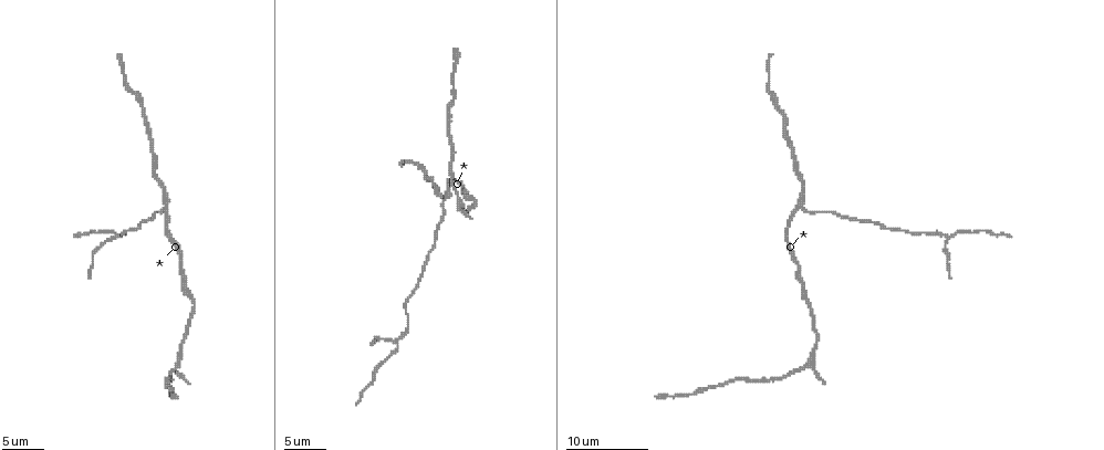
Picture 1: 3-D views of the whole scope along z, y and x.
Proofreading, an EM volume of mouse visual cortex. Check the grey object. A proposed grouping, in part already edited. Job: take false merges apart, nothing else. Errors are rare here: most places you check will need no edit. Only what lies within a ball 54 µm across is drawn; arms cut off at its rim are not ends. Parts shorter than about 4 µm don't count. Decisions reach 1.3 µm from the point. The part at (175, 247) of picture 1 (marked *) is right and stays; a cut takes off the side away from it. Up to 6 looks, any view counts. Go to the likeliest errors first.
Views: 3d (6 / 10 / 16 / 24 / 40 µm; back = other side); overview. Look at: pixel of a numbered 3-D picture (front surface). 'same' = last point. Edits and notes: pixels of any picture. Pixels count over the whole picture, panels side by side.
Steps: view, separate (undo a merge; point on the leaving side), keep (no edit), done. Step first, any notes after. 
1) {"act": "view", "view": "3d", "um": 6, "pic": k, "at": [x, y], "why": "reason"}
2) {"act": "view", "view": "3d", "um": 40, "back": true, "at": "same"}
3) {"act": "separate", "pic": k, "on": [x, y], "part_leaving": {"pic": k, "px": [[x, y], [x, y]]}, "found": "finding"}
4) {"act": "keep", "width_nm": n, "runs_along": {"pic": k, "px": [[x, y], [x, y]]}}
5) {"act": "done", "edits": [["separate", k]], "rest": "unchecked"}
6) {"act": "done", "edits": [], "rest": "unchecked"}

{"act": "view", "view": "3d", "um": 10, "pic": 1, "at": [450, 193], "why": "branch point"}

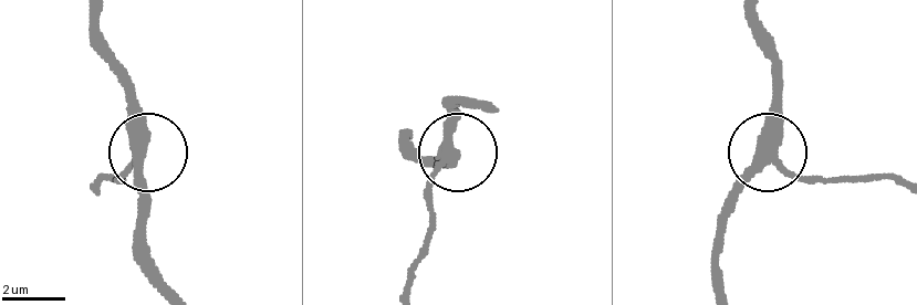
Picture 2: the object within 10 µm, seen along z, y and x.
{"act": "view", "view": "3d", "um": 6, "pic": 2, "at": [773, 150]}

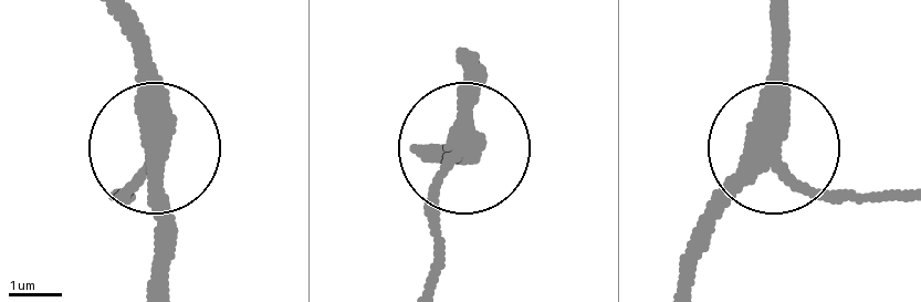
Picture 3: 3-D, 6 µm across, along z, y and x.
{"act": "keep", "runs_along": {"pic": 3, "px": [[683, 273], [697, 233], [772, 154], [776, 13]]}, "found": "all the same neuron"}

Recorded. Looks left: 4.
{"act": "view", "view": "3d", "um": 10, "pic": 1, "at": [111, 236], "why": "arms part here"}

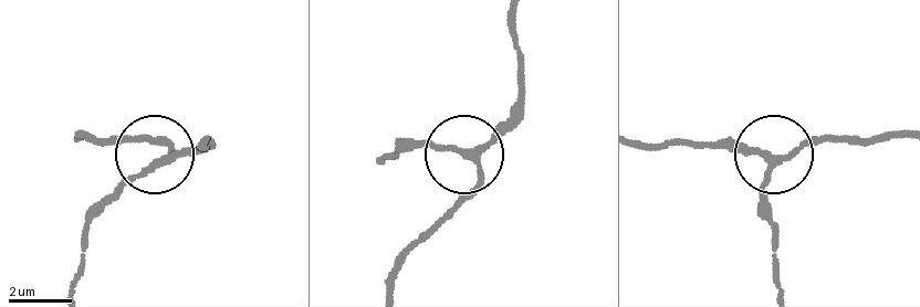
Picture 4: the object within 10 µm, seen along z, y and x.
{"act": "keep", "width_nm": 190, "runs_along": {"pic": 4, "px": [[206, 139], [148, 166], [103, 211]]}, "found": "one neuron here"}

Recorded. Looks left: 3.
{"act": "view", "view": "3d", "um": 16, "pic": 1, "at": [776, 380], "why": "calibre changes"}

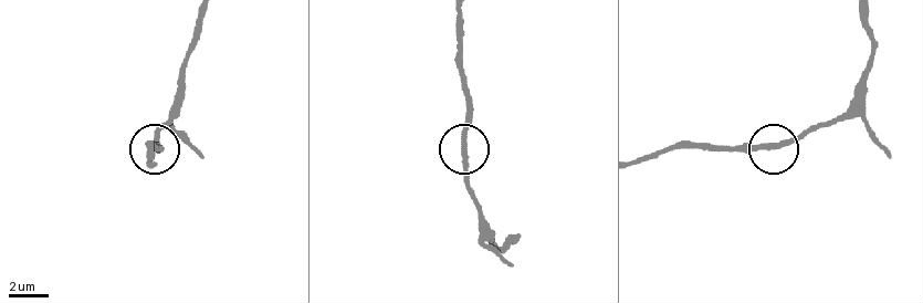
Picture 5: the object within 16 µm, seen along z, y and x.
{"act": "keep", "runs_along": {"pic": 5, "px": [[866, 13], [866, 77], [841, 112], [767, 147], [724, 147]]}, "found": "one neuron here"}

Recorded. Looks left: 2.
{"act": "done", "edits": [], "rest": "unchecked"}

